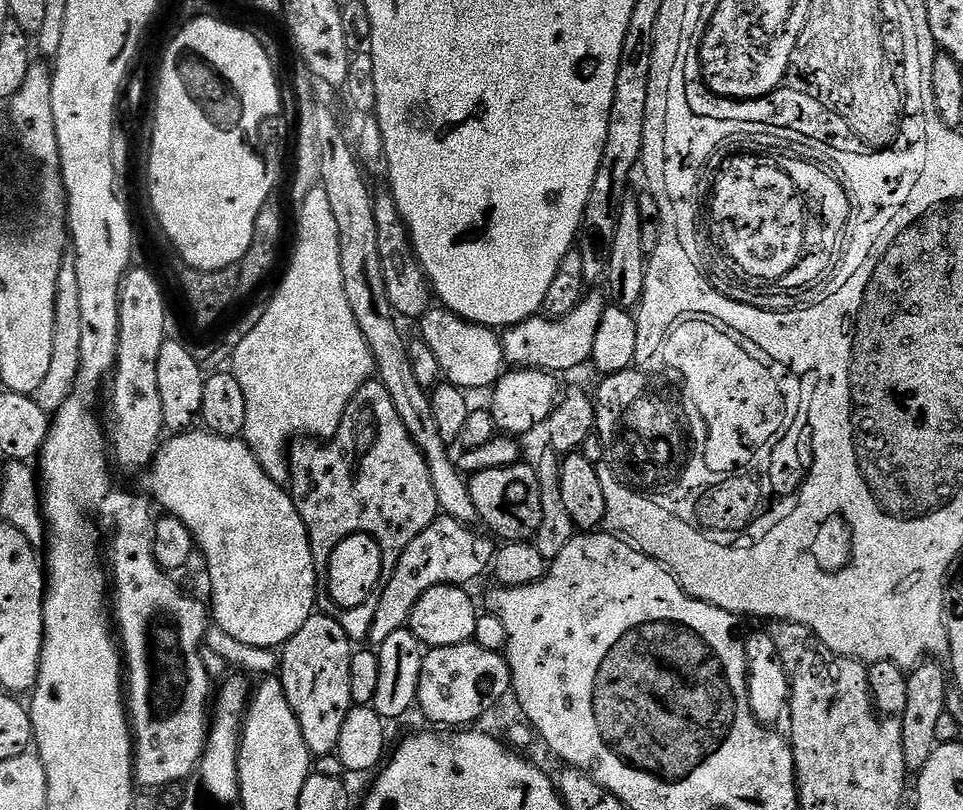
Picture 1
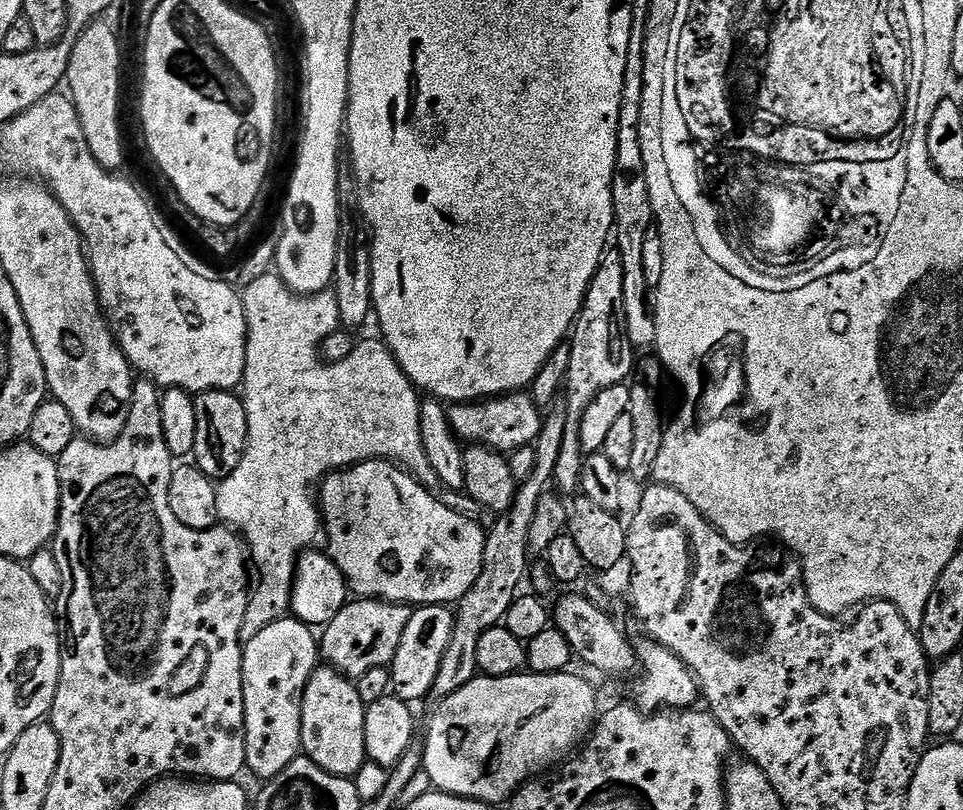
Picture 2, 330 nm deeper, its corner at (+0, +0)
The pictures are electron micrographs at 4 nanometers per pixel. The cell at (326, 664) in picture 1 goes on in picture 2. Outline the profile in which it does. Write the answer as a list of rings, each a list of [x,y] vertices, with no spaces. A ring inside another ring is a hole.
[[[318,666],[304,688],[302,698],[303,755],[309,756],[322,770],[335,776],[354,778],[367,757],[364,733],[366,705],[359,697],[357,685],[337,668]]]

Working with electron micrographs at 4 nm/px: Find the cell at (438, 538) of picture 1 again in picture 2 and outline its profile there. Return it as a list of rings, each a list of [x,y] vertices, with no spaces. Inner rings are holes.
[[[356,598],[345,604],[344,609],[335,616],[323,629],[318,640],[318,652],[324,656],[329,665],[337,668],[343,676],[359,678],[374,667],[388,668],[394,654],[398,650],[398,642],[402,642],[402,634],[406,634],[406,622],[410,622],[413,609],[406,604],[389,604],[387,600],[369,600]]]

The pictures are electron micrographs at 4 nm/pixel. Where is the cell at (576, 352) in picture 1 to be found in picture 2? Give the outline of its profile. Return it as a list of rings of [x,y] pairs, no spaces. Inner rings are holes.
[[[523,391],[494,396],[479,402],[456,402],[448,408],[453,432],[464,442],[475,442],[493,448],[501,454],[510,454],[527,444],[535,445],[542,423],[541,409],[531,395]]]

